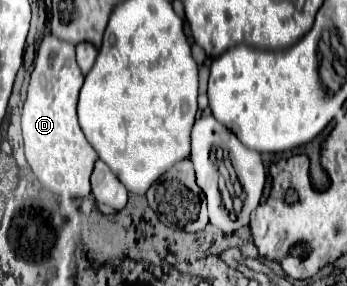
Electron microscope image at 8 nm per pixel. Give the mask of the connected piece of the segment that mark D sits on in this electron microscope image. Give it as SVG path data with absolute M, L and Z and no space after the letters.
M46 35L40 41L40 49L34 59L34 71L22 111L22 135L30 169L48 191L62 197L90 195L90 175L94 161L98 159L76 117L78 91L82 83L84 75L76 63L74 45Z

